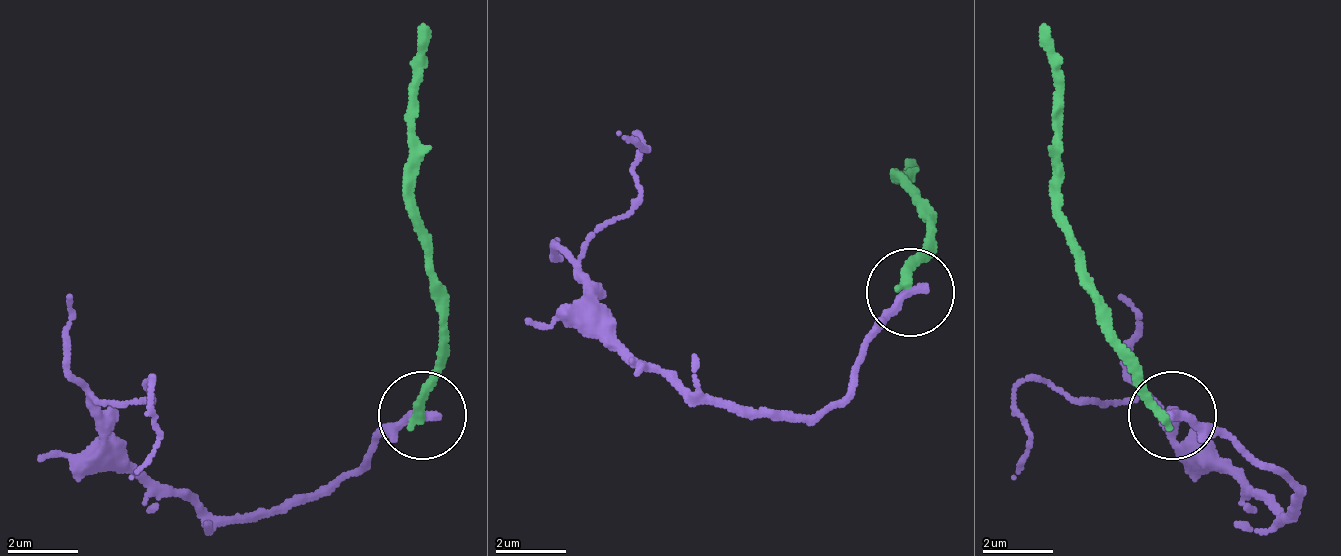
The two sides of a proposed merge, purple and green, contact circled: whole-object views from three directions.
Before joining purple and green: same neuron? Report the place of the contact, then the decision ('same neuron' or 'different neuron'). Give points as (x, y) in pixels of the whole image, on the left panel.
place (422, 415); different neuron

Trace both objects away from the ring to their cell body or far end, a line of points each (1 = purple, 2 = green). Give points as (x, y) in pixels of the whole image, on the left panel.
1: (420, 413), (323, 493), (208, 519), (129, 457), (93, 404), (146, 395), (155, 378), (155, 448), (129, 475)
2: (420, 413), (438, 378), (438, 290), (411, 210), (411, 60), (429, 25)

